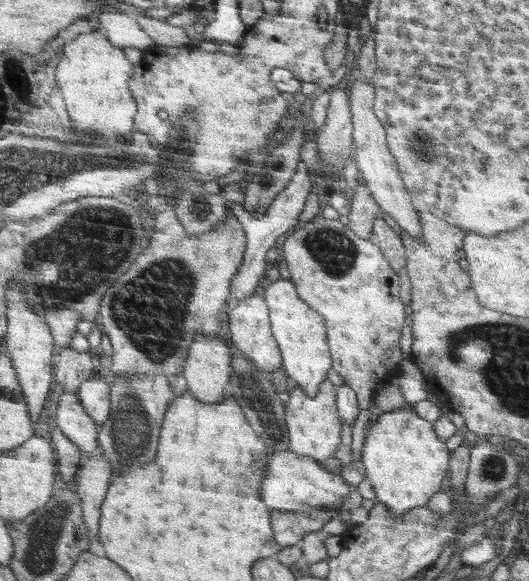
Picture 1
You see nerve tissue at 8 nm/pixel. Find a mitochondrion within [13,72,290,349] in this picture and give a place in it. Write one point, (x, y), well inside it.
(84, 258)

